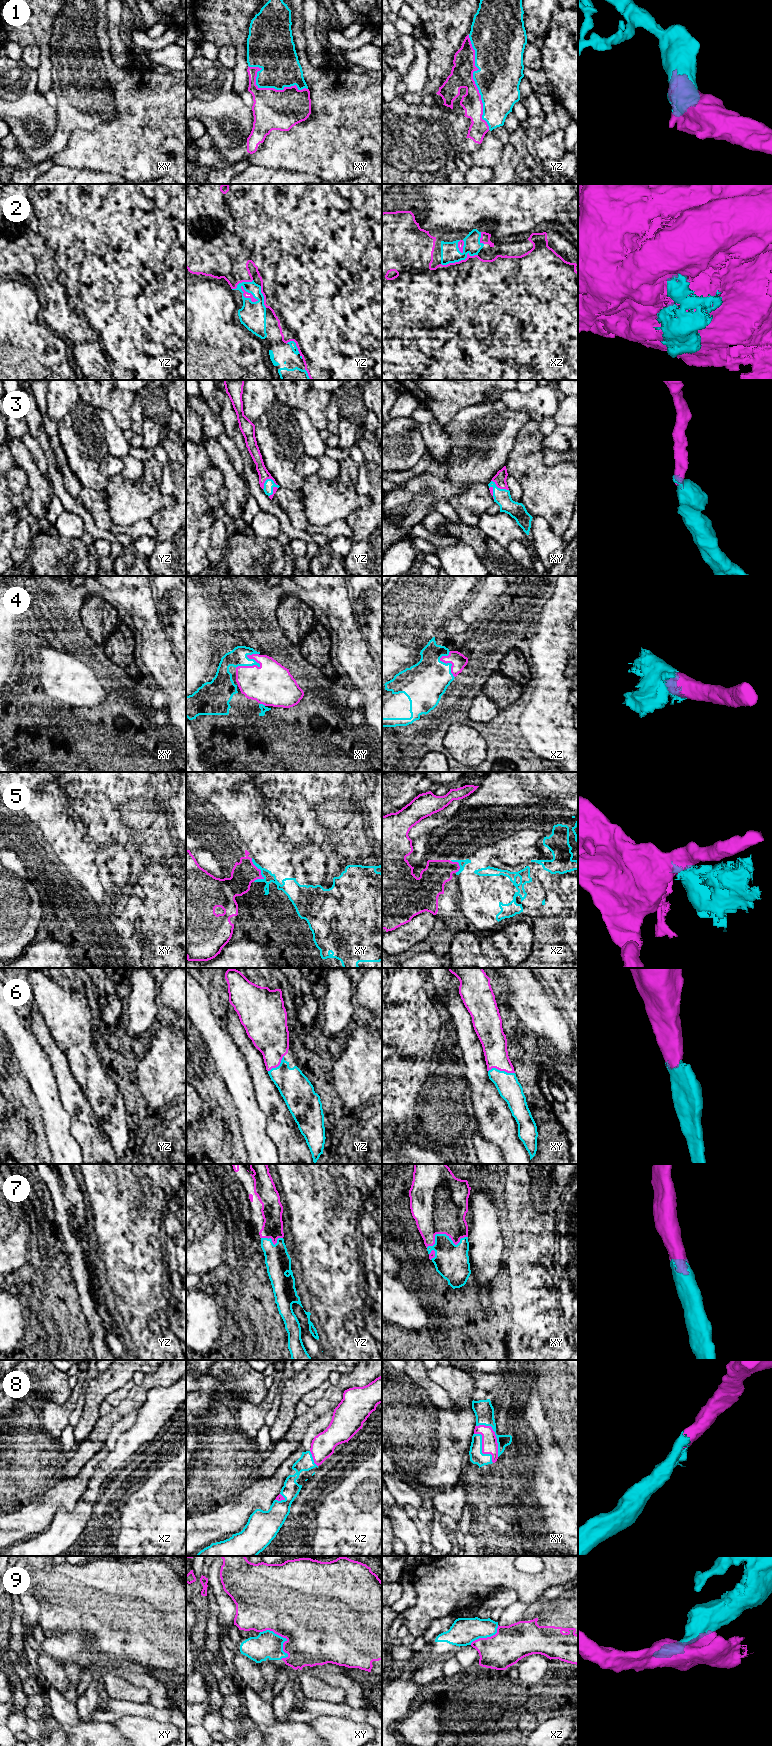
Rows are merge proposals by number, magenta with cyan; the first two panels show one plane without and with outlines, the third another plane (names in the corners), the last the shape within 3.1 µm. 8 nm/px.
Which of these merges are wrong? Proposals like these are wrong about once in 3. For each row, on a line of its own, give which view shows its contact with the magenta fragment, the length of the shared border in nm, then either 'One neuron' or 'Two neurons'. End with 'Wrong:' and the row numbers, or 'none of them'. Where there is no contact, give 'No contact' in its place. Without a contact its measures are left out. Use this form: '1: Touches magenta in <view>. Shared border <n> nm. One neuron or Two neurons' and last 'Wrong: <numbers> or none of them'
1: Touches magenta in yz. Shared border 800 nm. One neuron
2: Touches magenta in yz. Shared border 190 nm. One neuron
3: Touches magenta in yz. Shared border 150 nm. One neuron
4: Touches magenta in xy. Shared border 220 nm. One neuron
5: Touches magenta in xy. Shared border 200 nm. Two neurons
6: Touches magenta in xy. Shared border 220 nm. One neuron
7: Touches magenta in xy. Shared border 340 nm. One neuron
8: Touches magenta in xy. Shared border 320 nm. One neuron
9: Touches magenta in xy. Shared border 300 nm. Two neurons
Wrong: 5, 9

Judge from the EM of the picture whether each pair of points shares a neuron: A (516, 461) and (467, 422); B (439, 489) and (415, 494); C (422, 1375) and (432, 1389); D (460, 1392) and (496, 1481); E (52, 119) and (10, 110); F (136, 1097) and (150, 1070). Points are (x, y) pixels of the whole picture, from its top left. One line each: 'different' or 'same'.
A: different
B: same
C: same
D: different
E: same
F: different

